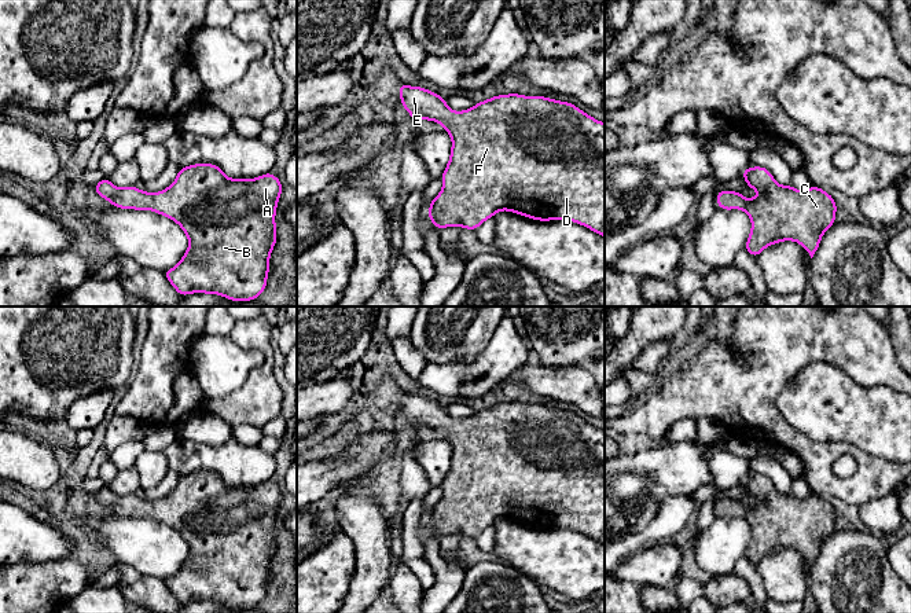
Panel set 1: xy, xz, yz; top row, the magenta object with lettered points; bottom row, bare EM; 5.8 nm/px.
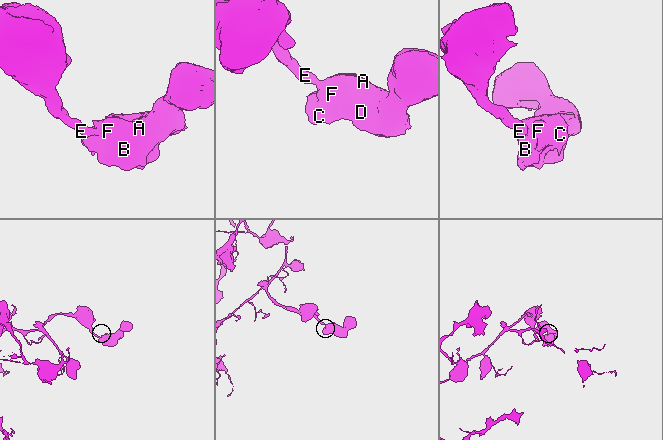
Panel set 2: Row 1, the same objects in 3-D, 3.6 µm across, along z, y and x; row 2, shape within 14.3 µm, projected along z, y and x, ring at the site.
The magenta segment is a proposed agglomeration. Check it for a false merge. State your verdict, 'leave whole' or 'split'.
leave whole

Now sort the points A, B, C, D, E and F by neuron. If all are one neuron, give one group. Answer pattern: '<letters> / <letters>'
A B C D E F

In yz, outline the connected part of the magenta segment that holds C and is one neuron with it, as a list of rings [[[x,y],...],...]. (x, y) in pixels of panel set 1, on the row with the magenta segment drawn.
[[[763,166],[746,168],[742,176],[760,194],[746,199],[741,192],[723,190],[716,202],[720,209],[741,209],[750,217],[752,231],[745,250],[757,257],[769,245],[796,241],[812,258],[822,235],[835,223],[833,197],[816,186],[805,191],[779,186]]]

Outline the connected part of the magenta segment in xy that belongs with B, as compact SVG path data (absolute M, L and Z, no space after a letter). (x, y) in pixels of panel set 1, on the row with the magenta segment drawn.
M194 164L179 169L176 180L159 192L151 194L135 186L118 188L107 177L93 186L95 192L120 209L147 209L176 221L185 232L190 245L180 263L165 276L180 296L191 293L220 294L232 301L256 300L267 287L269 256L276 243L275 214L282 195L282 183L271 172L256 179L229 179L213 164Z

